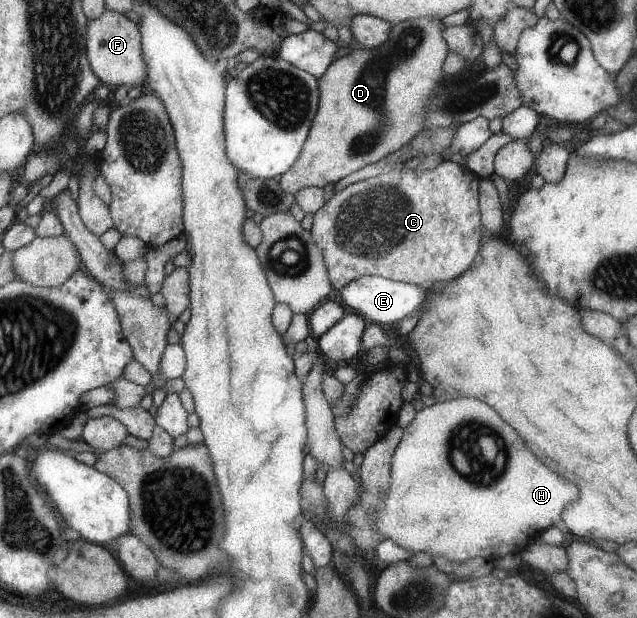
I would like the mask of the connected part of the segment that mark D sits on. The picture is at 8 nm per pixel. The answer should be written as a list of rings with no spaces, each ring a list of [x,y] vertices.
[[[432,16],[406,20],[393,25],[392,34],[381,46],[373,50],[355,49],[335,60],[318,78],[320,107],[313,118],[300,159],[293,164],[293,168],[281,175],[281,190],[294,195],[303,188],[335,184],[352,172],[393,155],[393,152],[411,143],[425,128],[429,96],[433,96],[445,75],[442,66],[449,54],[448,41],[444,39],[445,28],[440,18]]]

